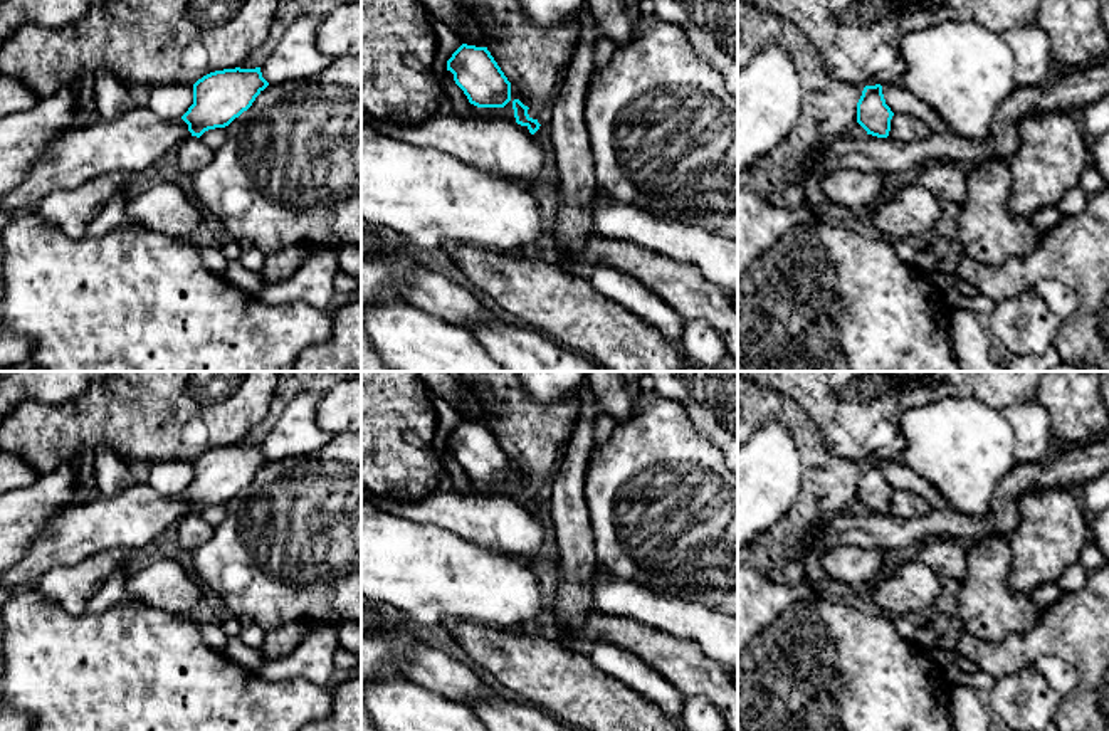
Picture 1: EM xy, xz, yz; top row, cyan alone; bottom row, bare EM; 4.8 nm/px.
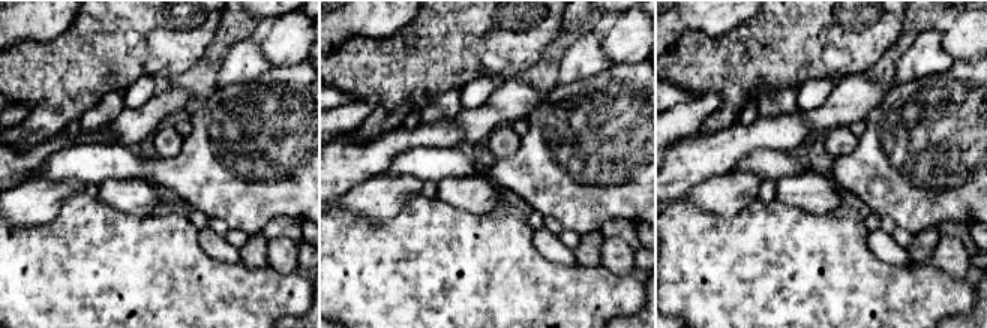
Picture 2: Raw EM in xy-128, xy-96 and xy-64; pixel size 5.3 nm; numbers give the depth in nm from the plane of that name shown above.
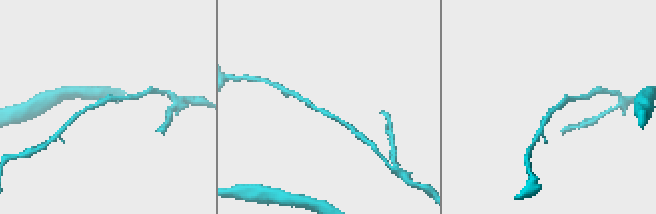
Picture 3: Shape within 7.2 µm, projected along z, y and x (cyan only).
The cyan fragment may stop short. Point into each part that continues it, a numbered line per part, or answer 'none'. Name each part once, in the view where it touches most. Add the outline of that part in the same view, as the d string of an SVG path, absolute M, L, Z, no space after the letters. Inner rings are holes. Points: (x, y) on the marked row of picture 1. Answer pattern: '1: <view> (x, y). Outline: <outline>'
none

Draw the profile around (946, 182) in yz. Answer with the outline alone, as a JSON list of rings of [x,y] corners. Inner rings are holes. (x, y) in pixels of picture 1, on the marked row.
[[[933,161],[921,166],[916,185],[928,190],[949,210],[956,210],[968,195],[968,171],[951,161]]]

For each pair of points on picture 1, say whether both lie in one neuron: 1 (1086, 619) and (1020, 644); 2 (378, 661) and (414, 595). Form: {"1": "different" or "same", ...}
{"1": "same", "2": "different"}

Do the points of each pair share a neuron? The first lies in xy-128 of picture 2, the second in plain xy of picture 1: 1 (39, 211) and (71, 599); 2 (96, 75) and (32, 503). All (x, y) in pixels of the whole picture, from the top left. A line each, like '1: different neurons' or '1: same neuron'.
1: same neuron
2: different neurons

